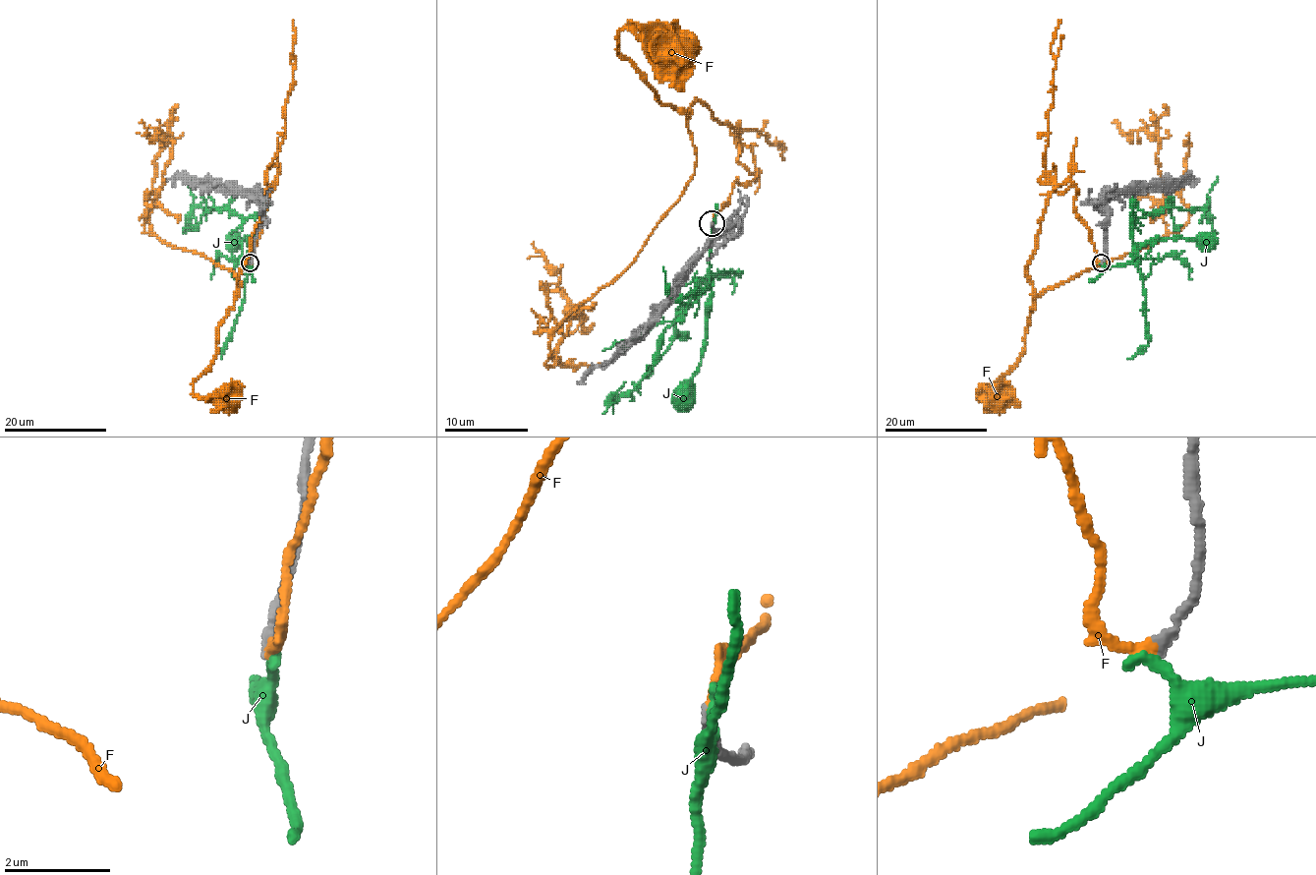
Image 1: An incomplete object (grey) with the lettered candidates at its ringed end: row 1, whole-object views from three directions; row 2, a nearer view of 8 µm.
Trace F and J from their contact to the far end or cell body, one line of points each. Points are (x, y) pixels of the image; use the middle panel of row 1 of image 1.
F: (711, 222), (757, 172), (753, 151), (696, 99), (686, 114), (658, 101), (617, 42), (638, 28), (677, 49)
J: (713, 222), (709, 262), (711, 289), (705, 317), (701, 365), (692, 378), (692, 390), (682, 396)

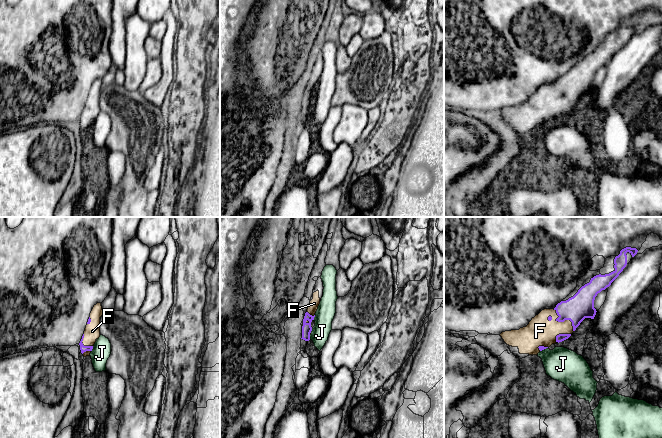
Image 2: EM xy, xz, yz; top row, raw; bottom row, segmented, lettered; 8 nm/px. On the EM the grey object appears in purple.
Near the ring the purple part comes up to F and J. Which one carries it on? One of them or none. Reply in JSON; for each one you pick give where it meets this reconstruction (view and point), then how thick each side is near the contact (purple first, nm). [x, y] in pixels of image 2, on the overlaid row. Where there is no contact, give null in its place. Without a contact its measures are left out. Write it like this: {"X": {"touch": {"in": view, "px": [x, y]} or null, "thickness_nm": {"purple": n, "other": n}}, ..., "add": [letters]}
{"F": {"touch": {"in": "yz", "px": [563, 321]}, "thickness_nm": {"purple": 200, "other": 220}}, "add": ["F"]}

